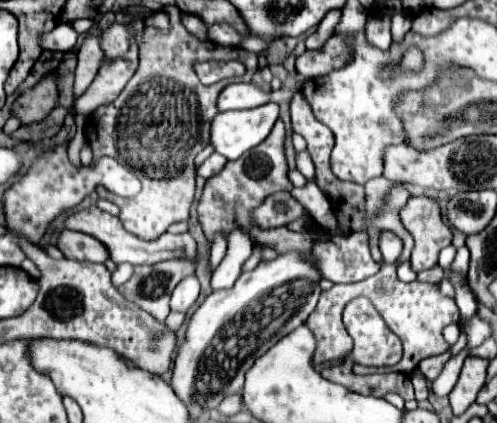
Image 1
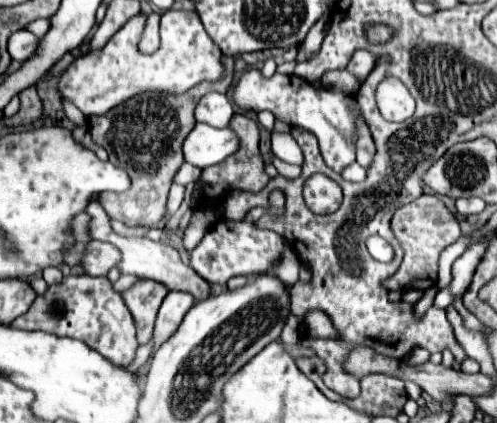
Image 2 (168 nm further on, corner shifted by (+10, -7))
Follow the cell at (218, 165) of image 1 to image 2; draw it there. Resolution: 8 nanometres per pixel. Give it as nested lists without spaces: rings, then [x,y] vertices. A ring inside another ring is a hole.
[[[182,163],[182,167],[174,175],[174,183],[178,183],[178,185],[188,185],[198,179],[200,179],[200,169],[196,169],[194,165],[188,165],[188,163]]]

